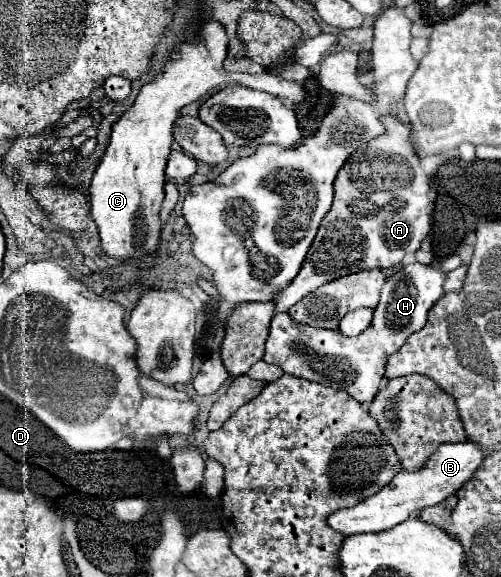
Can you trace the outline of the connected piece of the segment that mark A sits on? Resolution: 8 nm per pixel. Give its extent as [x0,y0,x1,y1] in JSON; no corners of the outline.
[274,116,432,312]

